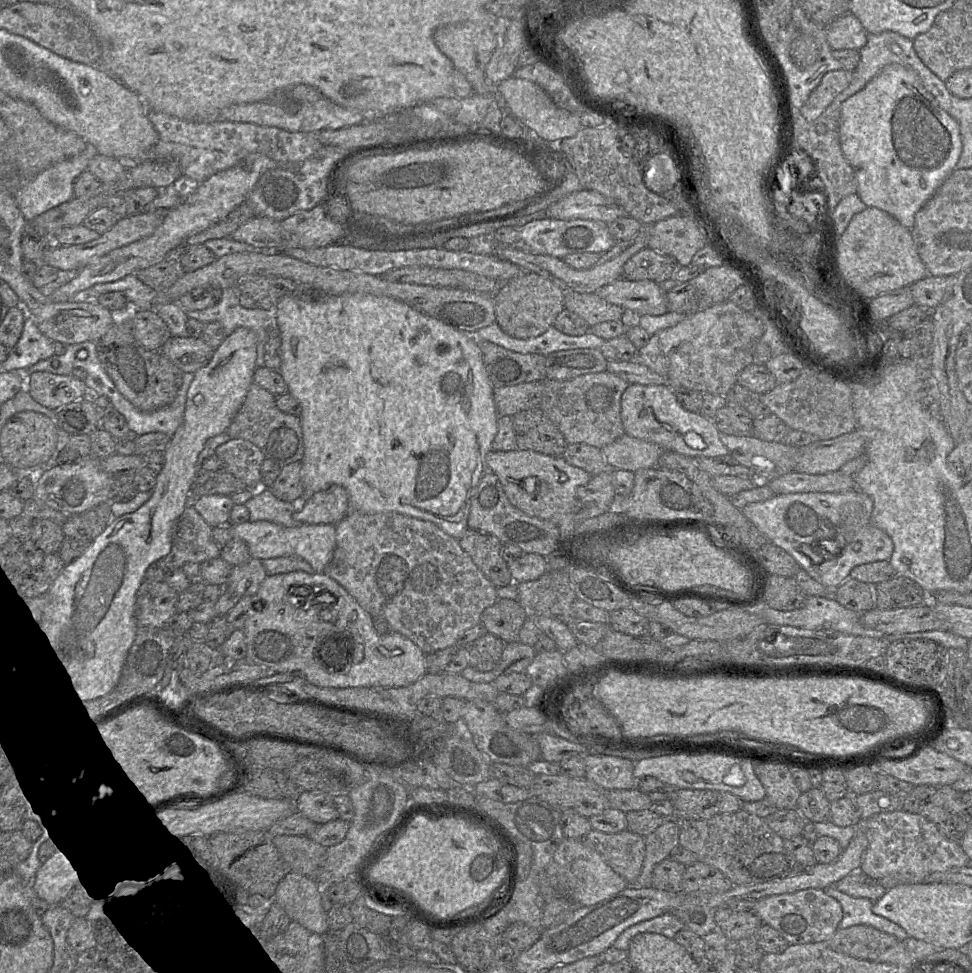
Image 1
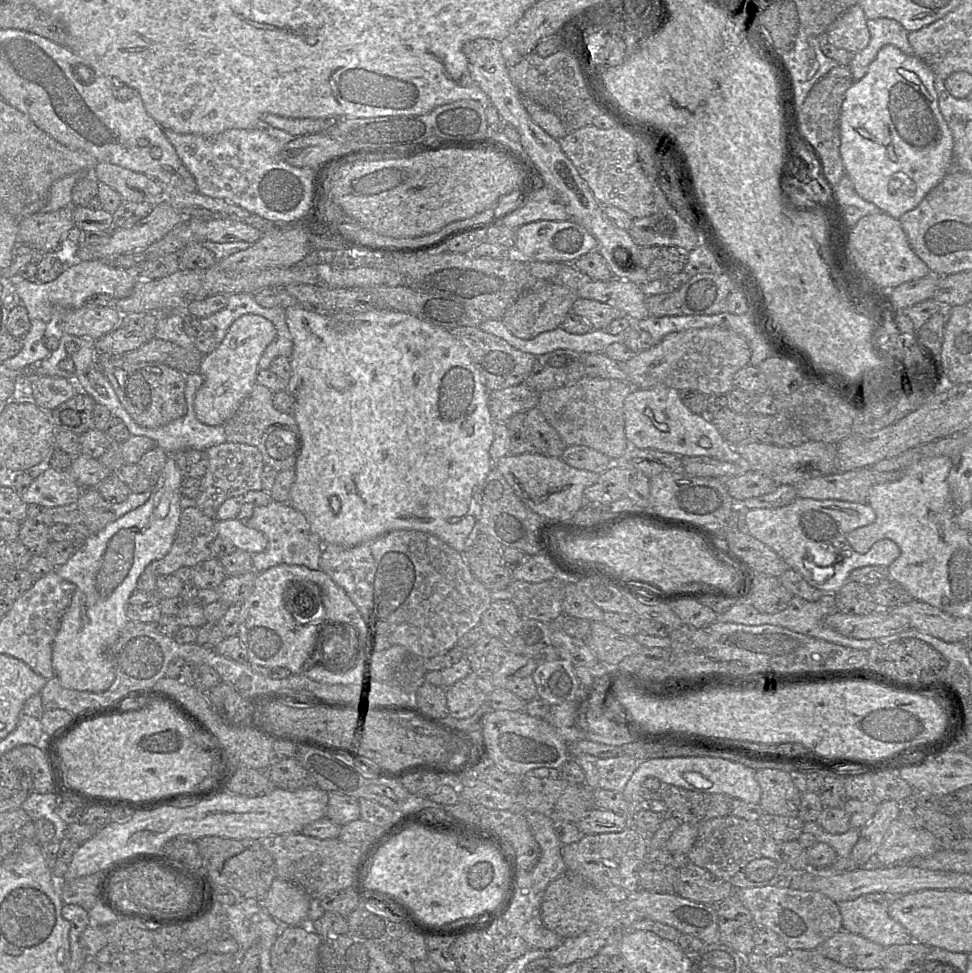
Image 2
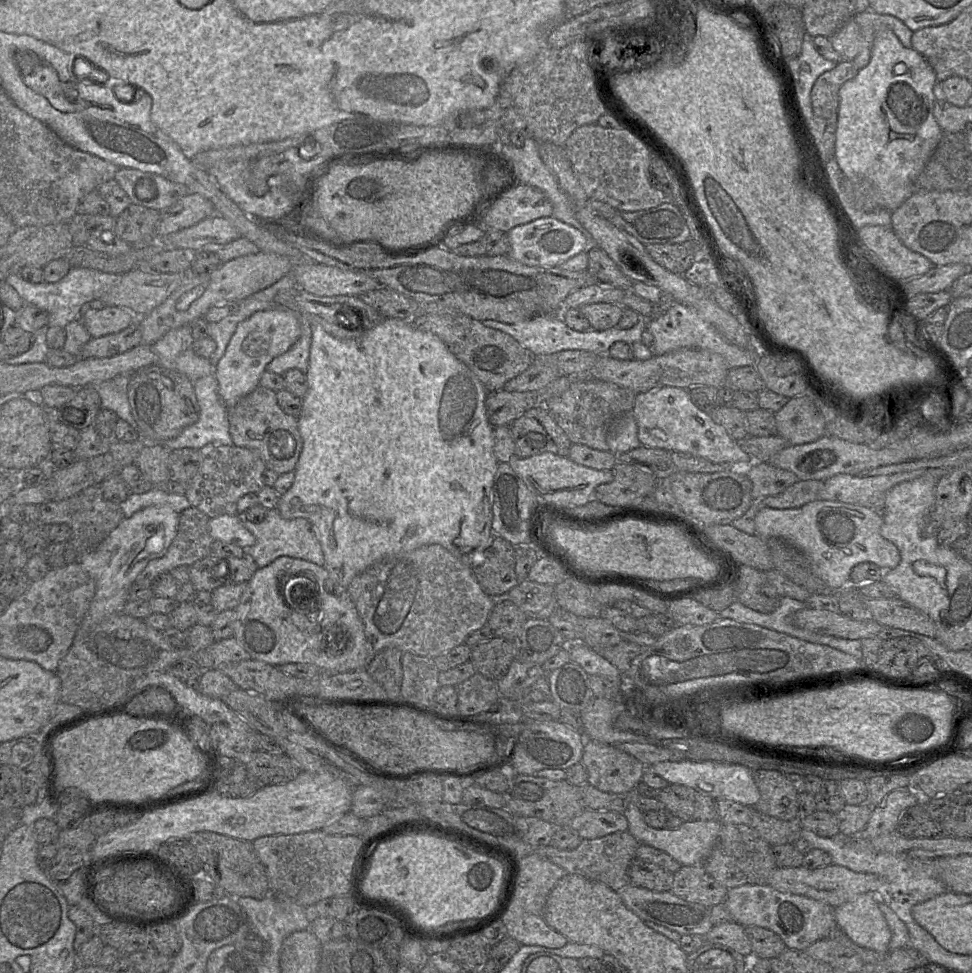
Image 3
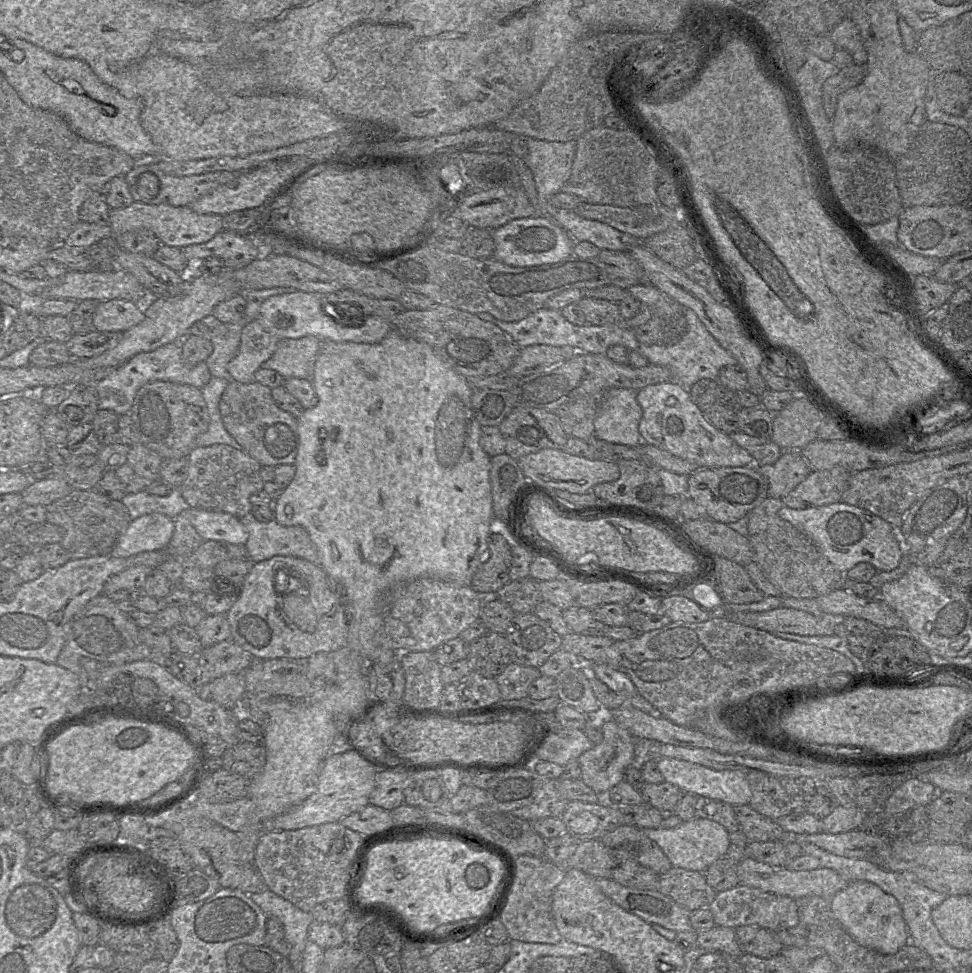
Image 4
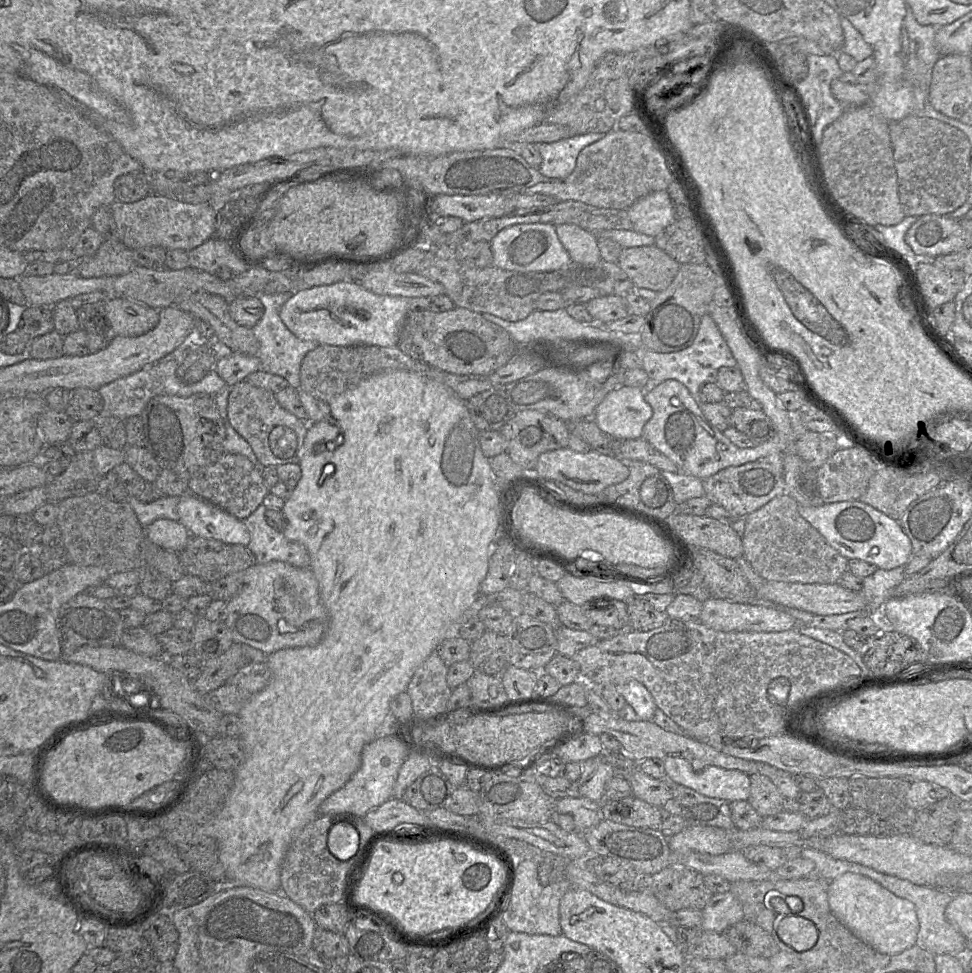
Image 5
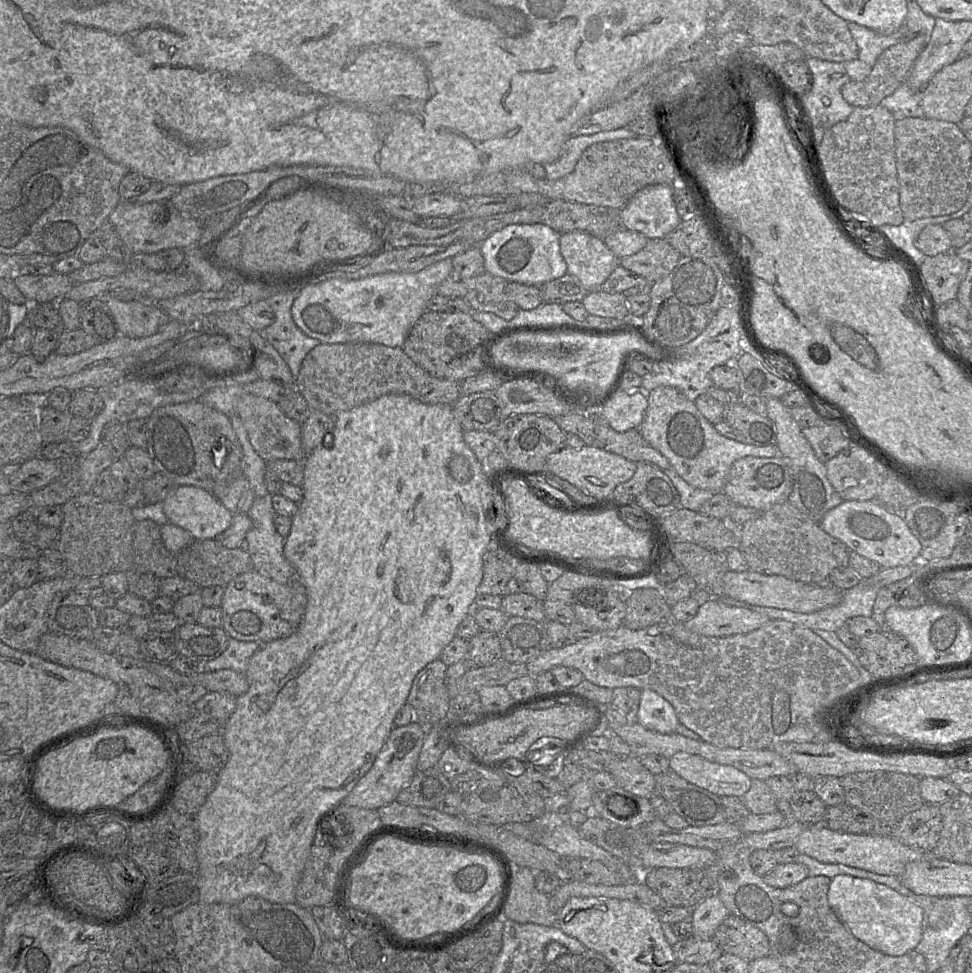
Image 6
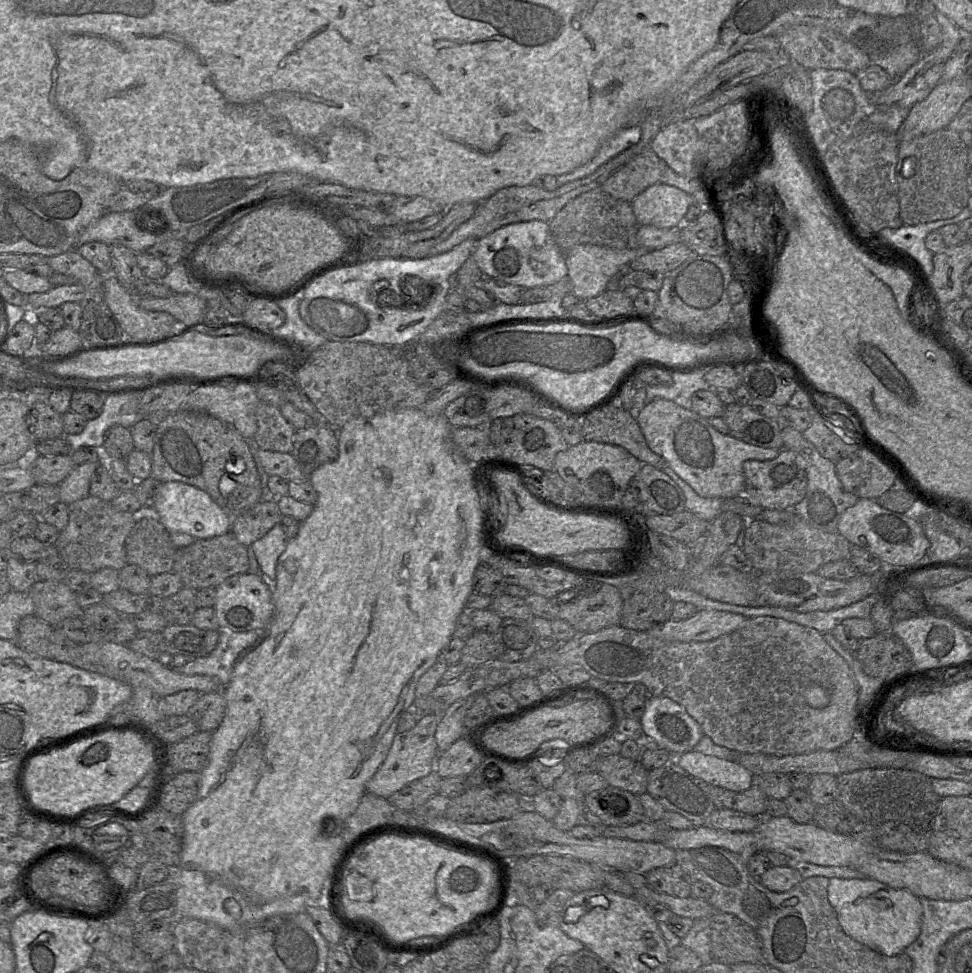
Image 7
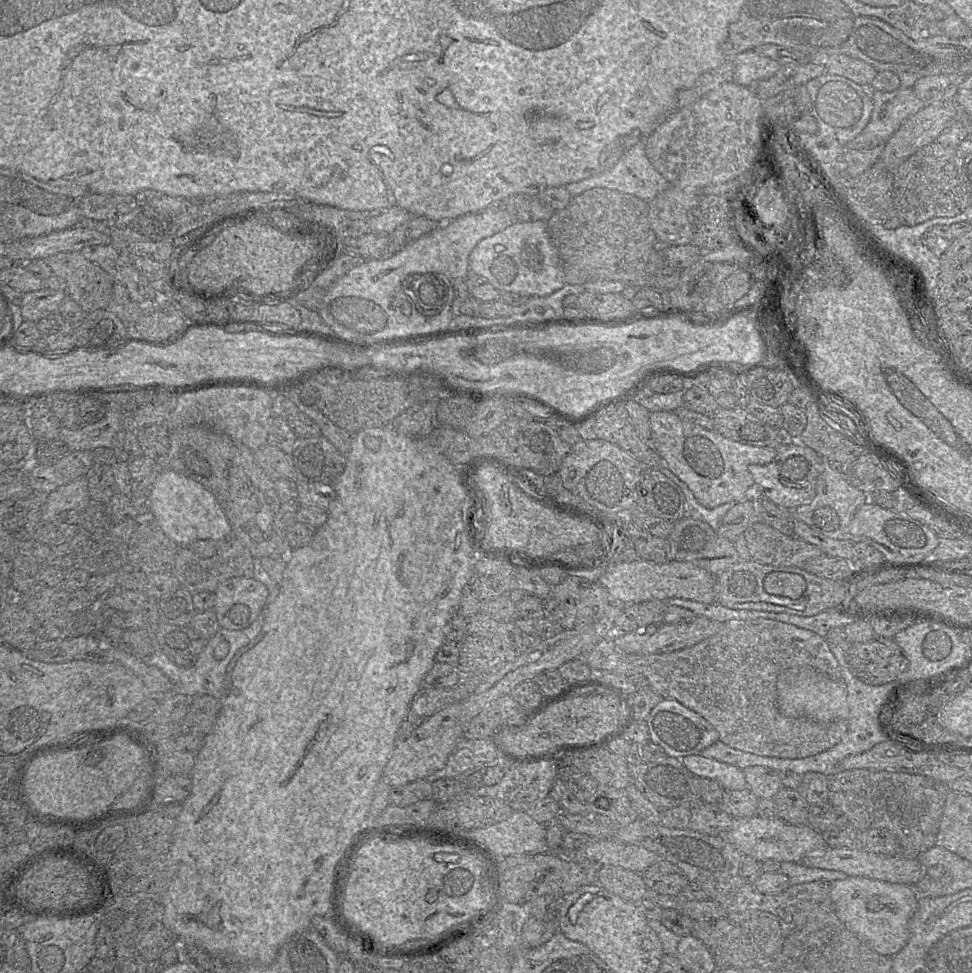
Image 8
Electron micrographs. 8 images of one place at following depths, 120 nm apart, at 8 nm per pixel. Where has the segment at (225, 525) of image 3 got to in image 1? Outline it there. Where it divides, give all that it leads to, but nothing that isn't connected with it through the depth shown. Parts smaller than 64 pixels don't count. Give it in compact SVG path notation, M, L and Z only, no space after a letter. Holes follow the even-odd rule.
M269 521L245 522L229 526L232 537L241 539L248 547L251 558L297 556L308 562L315 573L323 573L332 560L336 547L336 530L333 524L301 524L284 527Z

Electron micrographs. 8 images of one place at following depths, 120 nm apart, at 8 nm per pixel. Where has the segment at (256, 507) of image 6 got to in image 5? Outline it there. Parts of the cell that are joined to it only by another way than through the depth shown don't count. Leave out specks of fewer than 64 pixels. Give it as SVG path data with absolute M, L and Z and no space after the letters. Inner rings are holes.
M260 506L242 520L250 533L247 547L256 558L257 564L282 561L298 568L309 568L310 555L304 545L286 539L284 534L269 526L265 520L267 508Z

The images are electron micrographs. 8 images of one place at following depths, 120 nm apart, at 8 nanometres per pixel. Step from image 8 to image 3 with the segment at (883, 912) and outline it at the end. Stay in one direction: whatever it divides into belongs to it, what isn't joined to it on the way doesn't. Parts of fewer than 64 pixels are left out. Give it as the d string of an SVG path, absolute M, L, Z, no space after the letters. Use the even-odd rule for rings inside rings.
M864 893L834 908L837 926L858 946L889 952L891 931L875 893Z

